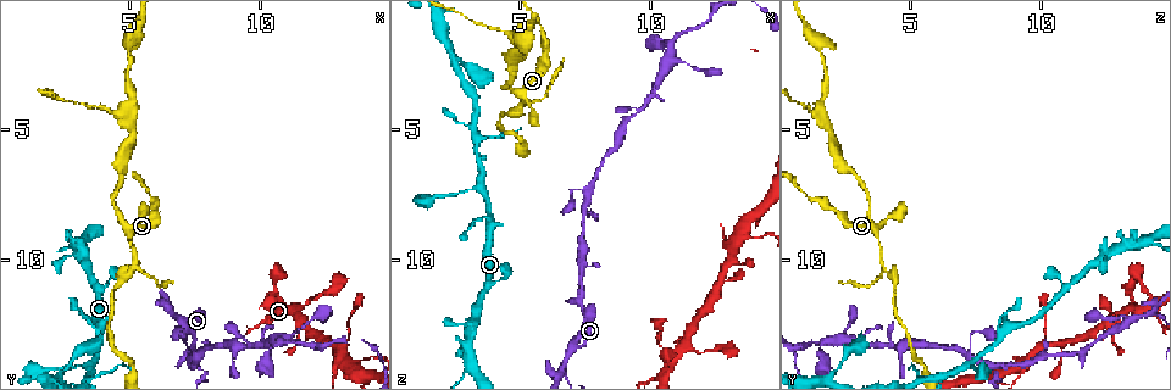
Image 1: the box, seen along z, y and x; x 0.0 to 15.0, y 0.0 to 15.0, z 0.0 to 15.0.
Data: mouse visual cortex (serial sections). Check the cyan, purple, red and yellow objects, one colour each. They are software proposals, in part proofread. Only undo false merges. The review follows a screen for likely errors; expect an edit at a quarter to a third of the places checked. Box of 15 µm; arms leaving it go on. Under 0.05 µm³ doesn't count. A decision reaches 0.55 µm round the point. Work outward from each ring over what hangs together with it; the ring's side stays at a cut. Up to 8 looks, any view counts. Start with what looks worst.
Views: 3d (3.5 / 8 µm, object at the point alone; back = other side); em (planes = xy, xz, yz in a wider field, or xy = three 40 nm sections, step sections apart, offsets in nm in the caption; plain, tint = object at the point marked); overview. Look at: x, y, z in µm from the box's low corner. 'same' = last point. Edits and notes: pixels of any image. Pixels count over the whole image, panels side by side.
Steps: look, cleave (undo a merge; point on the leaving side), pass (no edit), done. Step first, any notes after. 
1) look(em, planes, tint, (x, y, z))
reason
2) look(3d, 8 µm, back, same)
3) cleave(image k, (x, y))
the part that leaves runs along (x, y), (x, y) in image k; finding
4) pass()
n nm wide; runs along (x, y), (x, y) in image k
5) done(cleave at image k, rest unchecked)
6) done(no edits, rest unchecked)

look(3d, 8 µm, (4.1, 4.2, 1.1))
thick turns thin

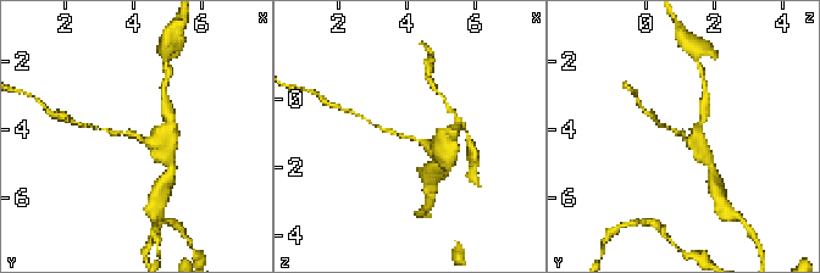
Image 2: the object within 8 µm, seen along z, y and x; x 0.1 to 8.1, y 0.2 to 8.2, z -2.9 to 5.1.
look(3d, 3.5 µm, (4.0, 4.3, 1.1))
closer look

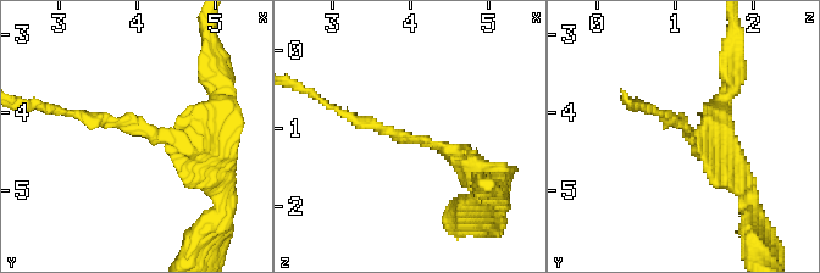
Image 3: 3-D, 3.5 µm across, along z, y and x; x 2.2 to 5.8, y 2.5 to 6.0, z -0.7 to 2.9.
look(em, xy, step 3, tint, (4.10, 4.25, 1.15))
arms of 150, 400 nm

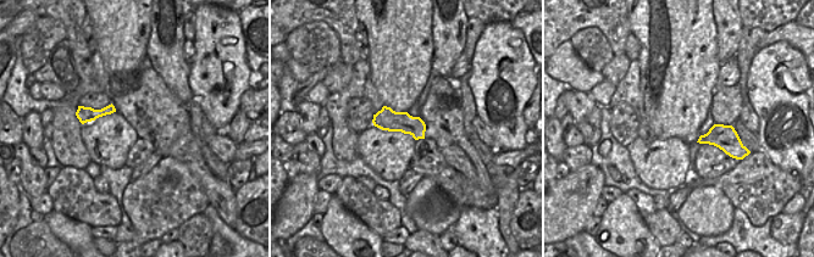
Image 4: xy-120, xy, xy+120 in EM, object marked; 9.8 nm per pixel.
cleave(image 3, (398, 137))
the part that leaves runs along (432, 145), (327, 105) in image 3; a second cell is stuck on

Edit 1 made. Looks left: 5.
look(overview)

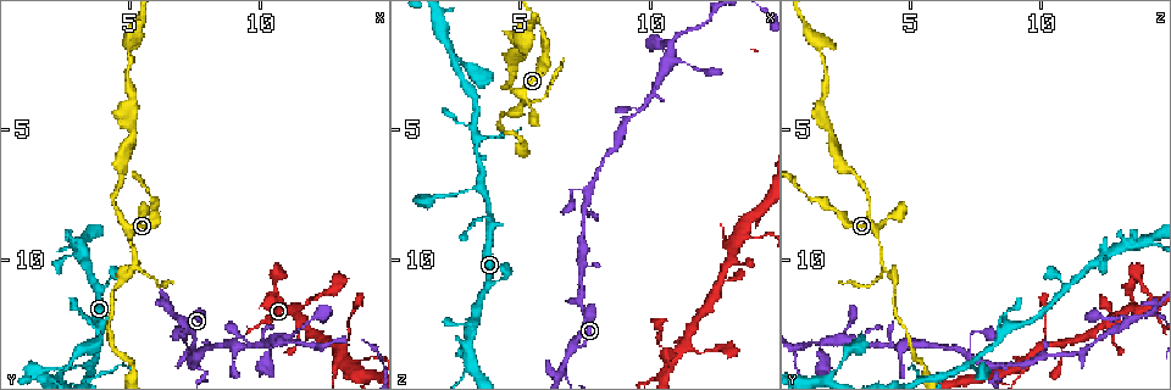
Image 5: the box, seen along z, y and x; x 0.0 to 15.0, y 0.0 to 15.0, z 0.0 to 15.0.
look(3d, 8 µm, back, (5.2, 10.2, 4.0))
a fork

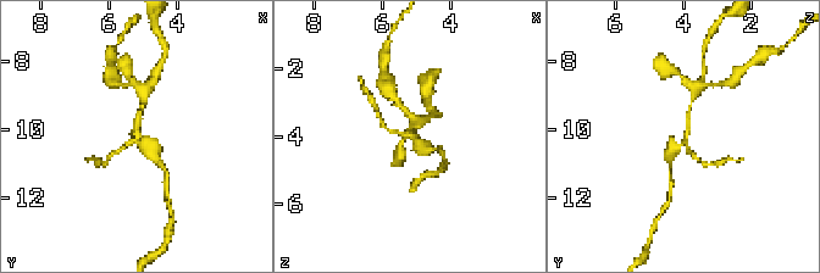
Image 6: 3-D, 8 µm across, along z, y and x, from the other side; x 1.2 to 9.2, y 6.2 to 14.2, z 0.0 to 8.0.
look(3d, 3.5 µm, back, (5.1, 10.1, 3.9))
closer look

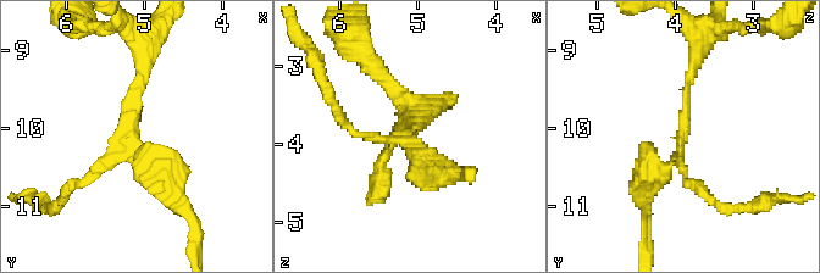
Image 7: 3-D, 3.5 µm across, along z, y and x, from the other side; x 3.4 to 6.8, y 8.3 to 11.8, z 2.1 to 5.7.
look(em, xy, step 3, tint, (5.15, 10.20, 3.90))
now the EM

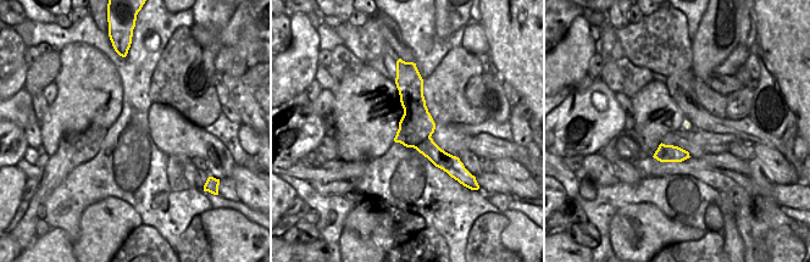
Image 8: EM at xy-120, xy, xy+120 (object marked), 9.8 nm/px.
cleave(image 7, (86, 180))
border along (430, 137), (415, 148) in image 8; a second cell is stuck on

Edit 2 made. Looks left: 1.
look(3d, 3.5 µm, (6.7, 12.1, 14.3))
branch point

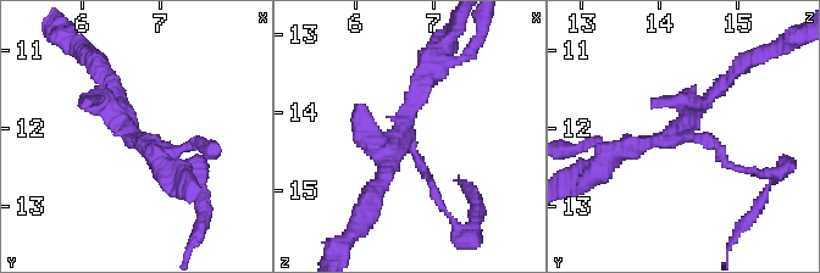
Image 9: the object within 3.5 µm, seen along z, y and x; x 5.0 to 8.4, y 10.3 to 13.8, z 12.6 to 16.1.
cleave(image 9, (433, 190))
the part that leaves runs along (416, 155), (436, 189) in image 9; a second cell is stuck on

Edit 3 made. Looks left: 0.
done(cleave at image 3, cleave at image 7, cleave at image 9, rest unchecked)

